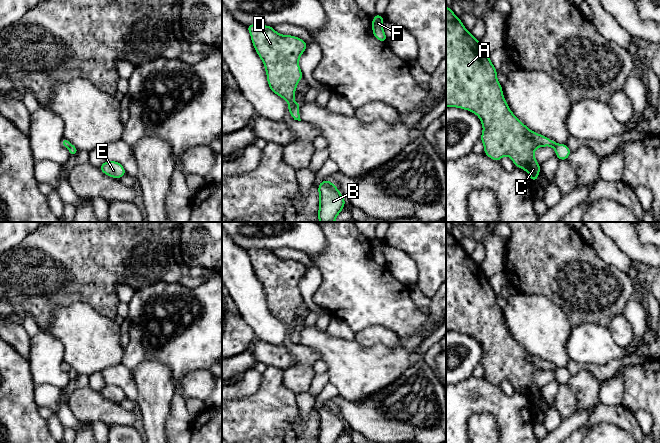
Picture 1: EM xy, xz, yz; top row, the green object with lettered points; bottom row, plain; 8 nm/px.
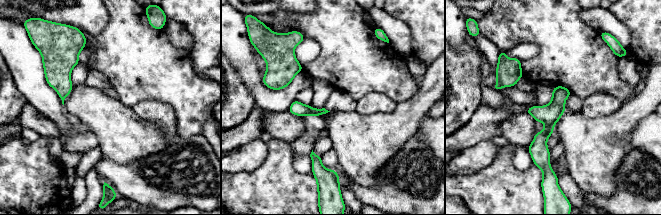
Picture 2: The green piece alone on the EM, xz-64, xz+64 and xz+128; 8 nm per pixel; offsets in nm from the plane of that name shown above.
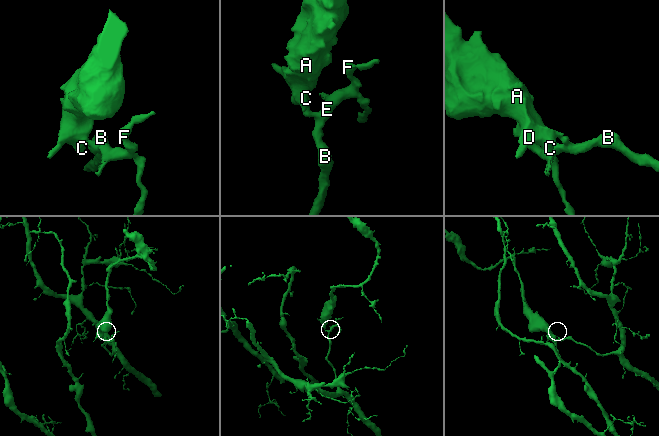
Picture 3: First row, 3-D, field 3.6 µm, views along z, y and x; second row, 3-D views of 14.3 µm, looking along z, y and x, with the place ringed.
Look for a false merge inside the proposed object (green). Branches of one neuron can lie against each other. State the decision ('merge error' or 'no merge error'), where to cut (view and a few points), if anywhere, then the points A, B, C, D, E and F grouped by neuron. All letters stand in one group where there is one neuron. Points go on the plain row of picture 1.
merge error; cut xz (296, 327), (290, 335); groups A C D / B E F

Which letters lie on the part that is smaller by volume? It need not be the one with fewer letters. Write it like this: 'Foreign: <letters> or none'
Foreign: A, C, D

